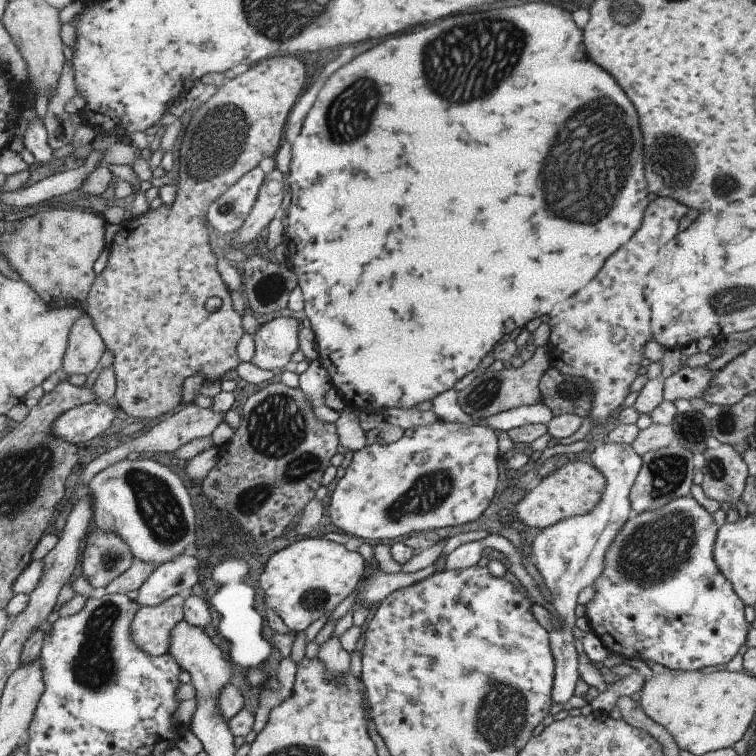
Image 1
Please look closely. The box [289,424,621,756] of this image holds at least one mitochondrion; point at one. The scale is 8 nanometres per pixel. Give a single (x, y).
(502, 716)

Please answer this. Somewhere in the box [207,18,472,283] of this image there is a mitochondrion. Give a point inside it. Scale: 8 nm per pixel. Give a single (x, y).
(350, 114)

